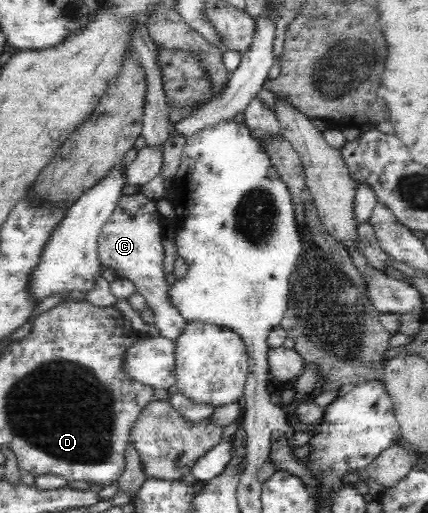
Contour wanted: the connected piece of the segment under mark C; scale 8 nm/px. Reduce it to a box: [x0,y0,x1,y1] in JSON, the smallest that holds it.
[97,191,188,342]

